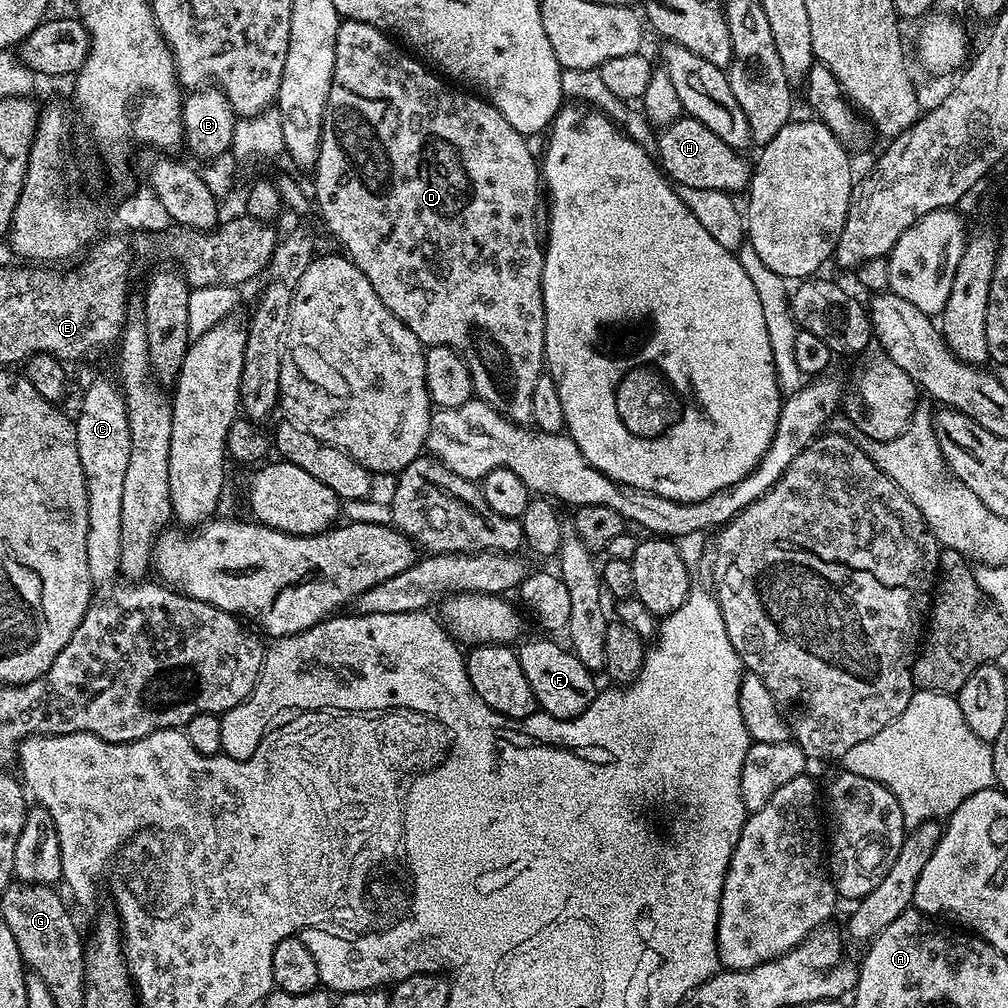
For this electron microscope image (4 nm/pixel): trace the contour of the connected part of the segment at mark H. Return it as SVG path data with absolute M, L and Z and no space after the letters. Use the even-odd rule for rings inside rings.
M687 114L659 129L654 152L664 175L682 187L737 194L743 193L752 183L753 161L747 160L743 151L726 146L726 142L722 142L714 130L706 130L702 122Z

